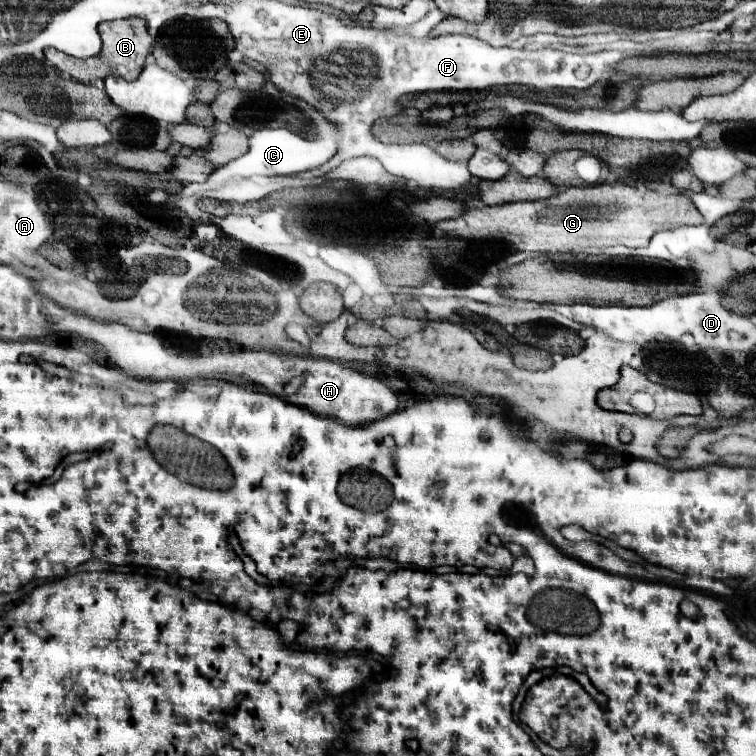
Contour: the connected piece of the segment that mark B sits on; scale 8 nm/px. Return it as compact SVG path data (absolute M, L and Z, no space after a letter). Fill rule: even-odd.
M124 18L124 20L112 20L112 22L102 22L98 26L100 36L102 36L102 50L94 58L88 60L76 60L72 56L66 56L64 52L58 52L54 48L46 48L44 56L46 60L56 66L64 76L76 78L82 82L94 82L98 78L106 76L122 76L126 80L136 80L144 68L144 60L152 50L152 38L148 34L146 22L142 18Z

